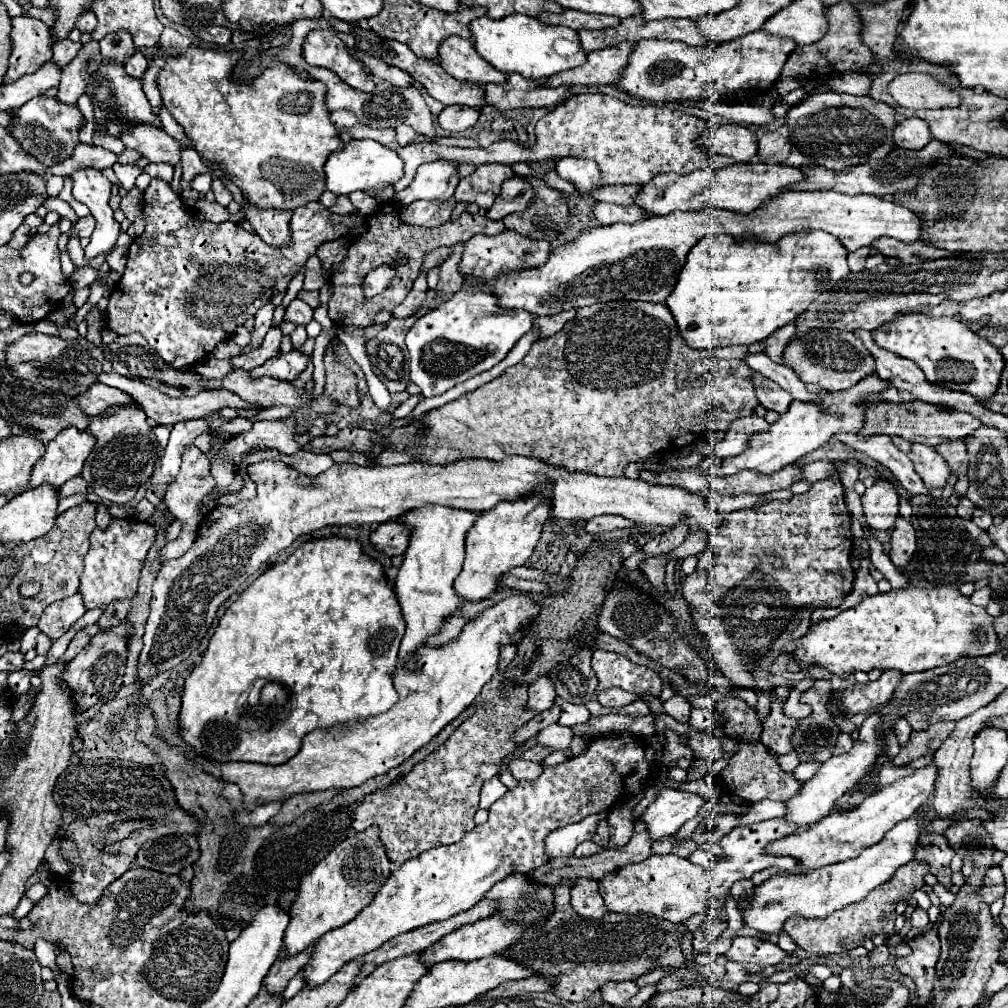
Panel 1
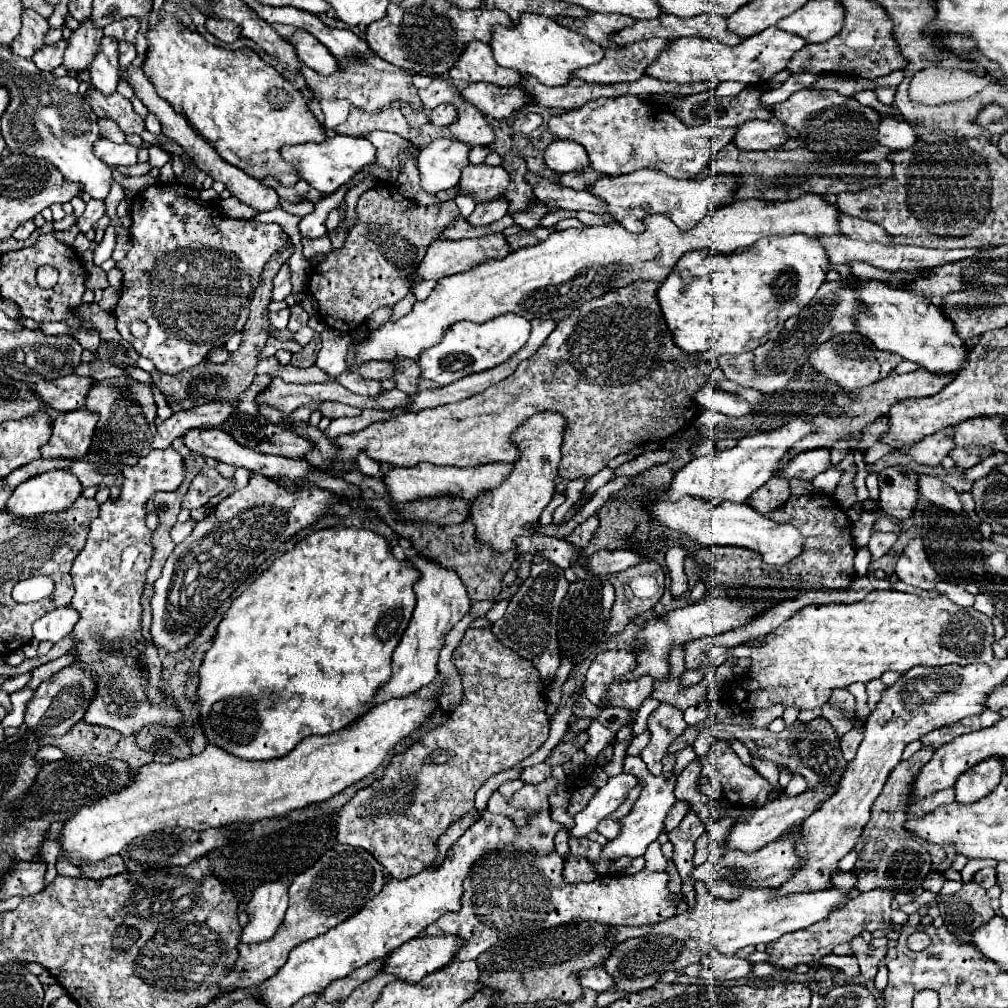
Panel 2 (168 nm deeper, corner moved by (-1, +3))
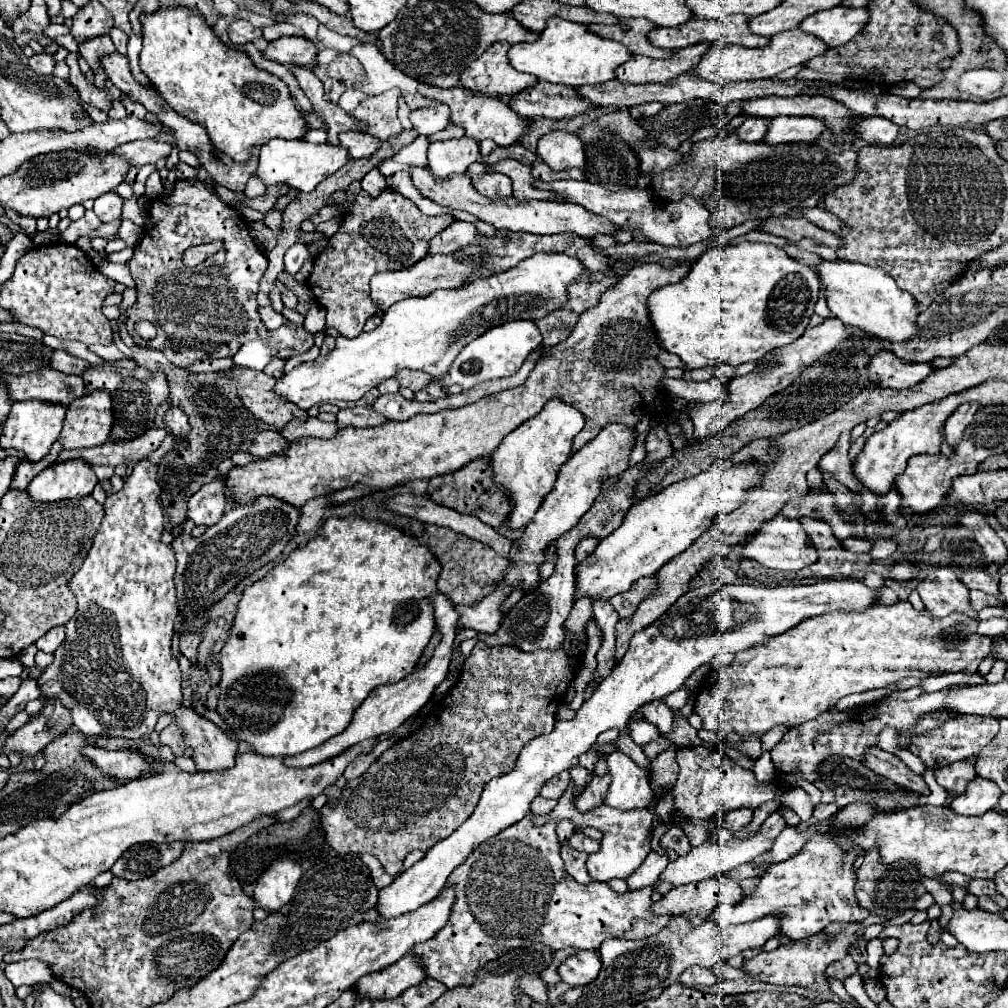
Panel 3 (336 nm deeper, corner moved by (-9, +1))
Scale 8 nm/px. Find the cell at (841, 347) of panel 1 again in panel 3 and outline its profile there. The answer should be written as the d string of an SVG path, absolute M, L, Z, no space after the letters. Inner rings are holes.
M879 350L869 358L867 374L869 382L877 382L877 378L881 378L881 388L905 390L925 380L931 374L931 368L927 362L897 362L891 350Z

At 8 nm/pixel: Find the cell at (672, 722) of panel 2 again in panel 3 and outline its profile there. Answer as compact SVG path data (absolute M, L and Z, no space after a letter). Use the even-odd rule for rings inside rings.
M663 700L647 704L647 706L643 708L643 714L645 714L645 718L647 718L651 724L655 724L655 726L659 728L661 734L673 732L673 712L665 706Z

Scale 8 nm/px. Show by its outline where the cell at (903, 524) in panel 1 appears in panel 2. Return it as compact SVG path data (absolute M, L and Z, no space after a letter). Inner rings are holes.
M921 538L911 540L909 546L903 550L903 554L897 560L895 574L897 574L897 578L901 582L911 584L911 586L915 586L919 590L933 590L937 586L937 582L943 580L937 574L937 570L929 564Z

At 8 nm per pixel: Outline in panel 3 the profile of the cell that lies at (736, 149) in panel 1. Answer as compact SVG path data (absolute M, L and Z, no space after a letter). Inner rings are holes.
M777 116L769 122L769 130L765 134L765 142L769 146L785 144L785 142L813 142L825 130L821 120L803 118L803 116Z

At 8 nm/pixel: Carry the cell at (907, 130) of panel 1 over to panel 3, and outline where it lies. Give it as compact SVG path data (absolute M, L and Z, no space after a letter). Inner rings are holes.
M881 116L865 118L855 130L865 142L875 146L891 146L899 136L899 126Z

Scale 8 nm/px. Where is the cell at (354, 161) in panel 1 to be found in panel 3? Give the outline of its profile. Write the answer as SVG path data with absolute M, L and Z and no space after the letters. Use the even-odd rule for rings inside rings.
M269 140L265 146L261 146L257 176L267 184L285 182L291 188L299 188L301 192L313 192L317 184L321 184L325 178L335 174L339 168L343 168L353 158L345 150L345 146L333 146L333 144L311 144L305 140Z

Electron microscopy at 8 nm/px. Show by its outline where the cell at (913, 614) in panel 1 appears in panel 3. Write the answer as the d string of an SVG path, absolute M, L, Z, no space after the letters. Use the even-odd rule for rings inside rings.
M907 600L891 606L873 604L863 612L833 612L821 614L819 618L805 618L805 622L799 622L793 630L777 634L777 638L769 638L765 646L751 646L749 650L737 652L729 668L713 670L709 684L705 684L697 696L697 714L703 718L703 728L713 730L719 736L727 736L729 732L737 732L741 736L763 736L767 730L781 724L791 728L801 726L829 710L847 694L885 688L905 676L925 678L951 672L975 674L981 660L991 652L991 638L979 636L977 626L979 620L969 618L967 614L933 618L925 608L915 610Z

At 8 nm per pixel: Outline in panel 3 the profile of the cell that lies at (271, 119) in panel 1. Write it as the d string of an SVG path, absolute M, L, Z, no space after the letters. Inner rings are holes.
M175 6L163 8L155 14L141 18L143 22L143 50L139 56L141 72L153 82L159 94L165 98L173 110L197 124L203 124L213 148L227 154L235 162L247 162L253 148L263 146L271 138L303 138L309 128L305 128L305 118L301 118L301 108L295 104L287 84L273 76L271 72L259 70L245 52L233 50L219 42L213 30L205 24L197 10Z

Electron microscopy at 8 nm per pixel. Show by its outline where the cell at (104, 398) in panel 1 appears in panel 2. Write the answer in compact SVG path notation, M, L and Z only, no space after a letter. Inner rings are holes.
M67 374L59 376L57 380L39 380L35 384L29 384L29 388L37 394L37 398L47 404L53 410L59 412L69 412L85 406L85 392L89 392L93 380L77 376L77 374Z

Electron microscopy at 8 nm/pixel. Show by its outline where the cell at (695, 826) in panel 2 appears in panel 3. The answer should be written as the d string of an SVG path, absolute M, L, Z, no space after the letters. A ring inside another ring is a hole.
M673 828L667 830L667 832L663 834L663 838L661 838L661 846L675 850L679 856L691 852L689 838L687 838L687 834L685 834L683 830L673 830Z

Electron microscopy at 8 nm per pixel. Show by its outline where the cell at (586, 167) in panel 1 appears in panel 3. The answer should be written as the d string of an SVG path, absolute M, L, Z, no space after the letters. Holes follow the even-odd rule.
M549 132L539 138L537 154L553 170L569 170L585 166L585 144L569 132Z

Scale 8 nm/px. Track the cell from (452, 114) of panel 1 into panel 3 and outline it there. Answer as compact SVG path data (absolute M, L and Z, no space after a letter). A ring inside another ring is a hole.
M437 104L433 108L421 108L411 112L411 122L419 134L435 134L441 132L447 124L451 124L451 110L445 104Z

